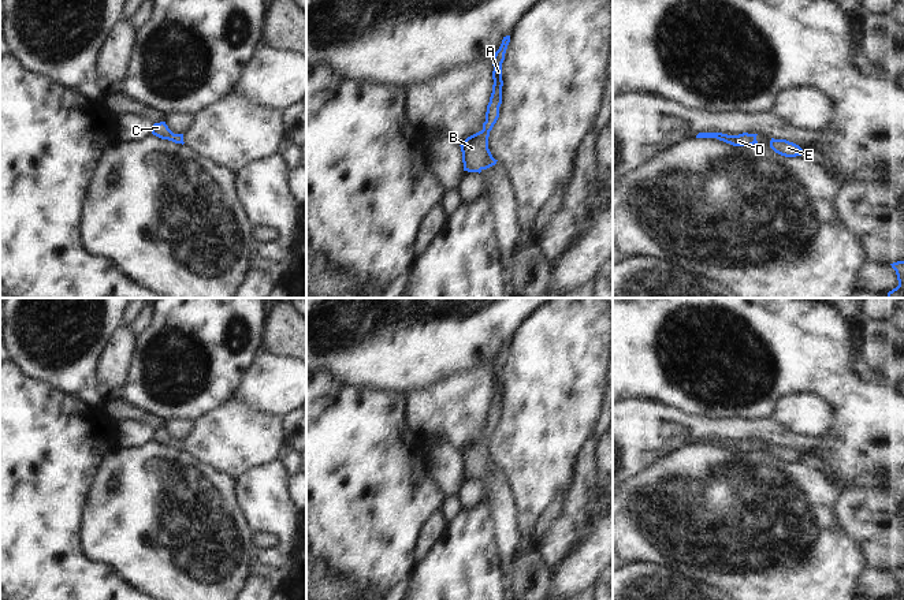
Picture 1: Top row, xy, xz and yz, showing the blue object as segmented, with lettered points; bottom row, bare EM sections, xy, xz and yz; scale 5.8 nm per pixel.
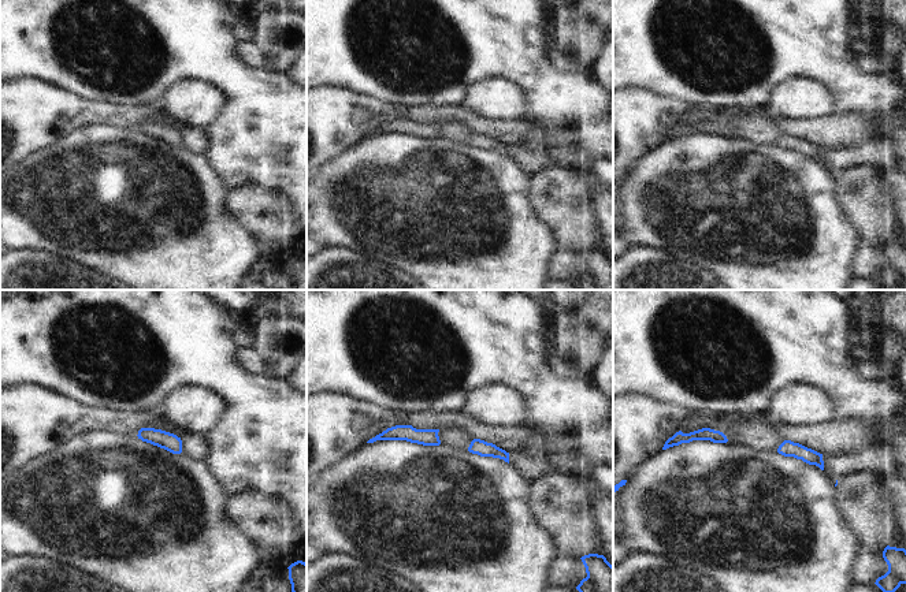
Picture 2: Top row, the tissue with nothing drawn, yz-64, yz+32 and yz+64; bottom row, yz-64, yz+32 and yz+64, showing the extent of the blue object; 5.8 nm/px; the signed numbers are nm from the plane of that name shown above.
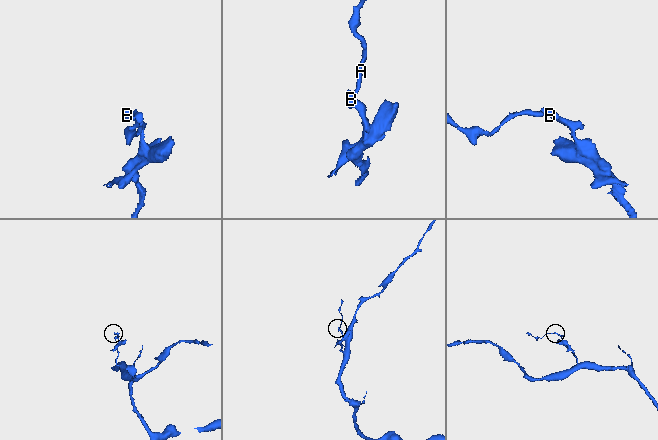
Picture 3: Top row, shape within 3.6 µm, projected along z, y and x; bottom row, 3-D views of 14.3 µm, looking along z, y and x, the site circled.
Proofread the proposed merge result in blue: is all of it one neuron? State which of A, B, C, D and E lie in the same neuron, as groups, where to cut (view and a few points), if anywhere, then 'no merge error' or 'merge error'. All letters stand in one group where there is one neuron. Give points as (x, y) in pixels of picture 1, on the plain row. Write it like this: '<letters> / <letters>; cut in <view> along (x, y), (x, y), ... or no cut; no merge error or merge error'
A B C D E; no cut; no merge error

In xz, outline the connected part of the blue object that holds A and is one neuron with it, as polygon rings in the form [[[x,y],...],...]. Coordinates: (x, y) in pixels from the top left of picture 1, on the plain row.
[[[510,342],[503,343],[499,355],[495,358],[492,365],[492,399],[490,409],[487,411],[486,428],[483,429],[483,436],[468,443],[460,452],[462,458],[464,477],[468,478],[481,478],[496,470],[488,455],[488,443],[494,431],[499,424],[499,413],[502,410],[502,369],[505,366],[505,359],[510,349]]]

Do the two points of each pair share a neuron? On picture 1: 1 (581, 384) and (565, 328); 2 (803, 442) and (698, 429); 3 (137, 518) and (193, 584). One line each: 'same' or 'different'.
1: same
2: same
3: same

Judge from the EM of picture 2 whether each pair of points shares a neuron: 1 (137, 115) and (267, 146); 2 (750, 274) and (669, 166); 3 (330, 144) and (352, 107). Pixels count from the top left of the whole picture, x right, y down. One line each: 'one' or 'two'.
1: two
2: one
3: one

